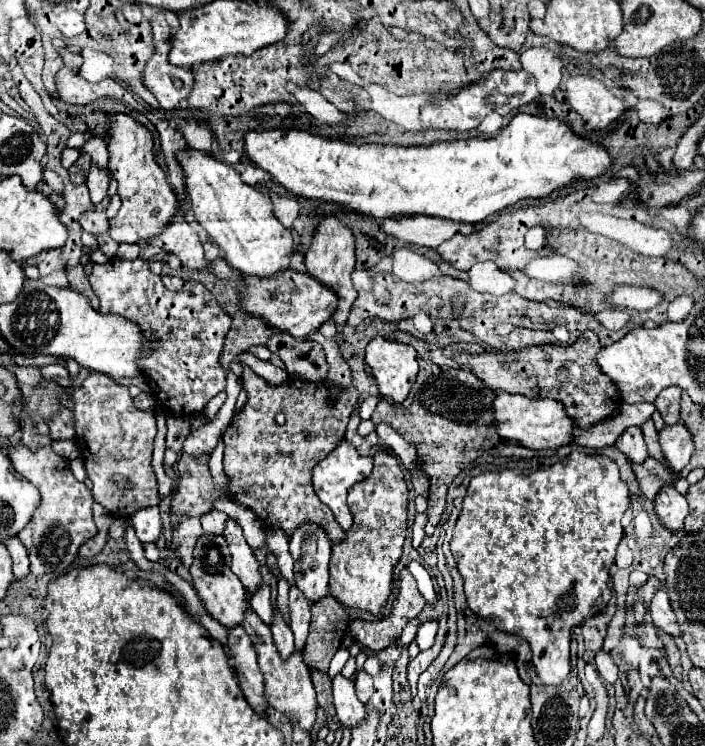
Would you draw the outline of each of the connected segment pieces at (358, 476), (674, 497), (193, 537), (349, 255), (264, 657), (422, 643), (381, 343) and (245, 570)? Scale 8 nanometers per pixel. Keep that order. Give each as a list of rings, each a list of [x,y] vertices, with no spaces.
[[[343,440],[343,442],[341,442],[327,458],[323,458],[323,460],[315,466],[315,470],[313,470],[313,476],[311,476],[313,490],[315,490],[315,494],[319,496],[319,500],[325,502],[325,504],[331,508],[333,516],[337,518],[337,522],[341,524],[343,530],[349,530],[351,524],[353,524],[353,516],[351,516],[349,506],[347,506],[347,492],[349,492],[349,488],[351,488],[353,484],[357,484],[357,482],[361,482],[363,478],[367,478],[367,476],[371,474],[371,470],[373,470],[371,458],[359,456],[357,448],[355,448],[351,442],[347,442],[347,440]]]
[[[665,486],[655,500],[655,512],[659,522],[671,530],[683,530],[683,520],[689,514],[689,504],[685,500],[685,496],[681,496],[673,486]]]
[[[183,518],[173,532],[175,534],[173,534],[171,550],[179,552],[181,558],[183,558],[183,566],[189,568],[191,566],[191,558],[193,558],[195,542],[203,536],[201,522],[199,522],[199,518]]]
[[[327,216],[323,218],[323,222],[319,224],[317,232],[315,232],[315,238],[305,254],[305,266],[307,266],[307,274],[309,276],[315,276],[321,284],[325,284],[327,288],[331,288],[337,298],[339,298],[339,306],[335,310],[335,314],[331,316],[331,320],[335,322],[337,326],[337,332],[343,330],[345,322],[347,322],[347,316],[349,316],[349,310],[357,298],[357,290],[353,288],[353,282],[351,282],[351,272],[355,270],[355,240],[353,240],[353,232],[341,224],[335,216]]]
[[[249,608],[247,614],[245,614],[245,622],[243,622],[243,628],[245,632],[249,634],[255,650],[257,650],[257,660],[259,660],[259,668],[265,676],[265,682],[267,682],[267,688],[265,688],[265,696],[269,698],[271,706],[283,714],[295,714],[295,718],[299,720],[301,728],[303,730],[311,730],[311,726],[315,724],[315,708],[317,708],[317,700],[315,700],[315,690],[313,690],[313,684],[311,684],[311,676],[309,676],[309,670],[303,662],[303,654],[301,652],[295,652],[287,662],[281,662],[279,658],[279,652],[273,644],[273,638],[271,638],[271,628],[265,626],[259,616]]]
[[[435,620],[425,622],[425,624],[419,628],[415,642],[419,644],[421,650],[429,650],[429,648],[433,646],[433,642],[435,642],[435,634],[437,634],[437,622],[435,622]]]
[[[375,336],[367,344],[365,362],[377,380],[379,392],[391,402],[403,402],[417,378],[417,352],[413,346]]]
[[[227,520],[225,540],[227,540],[229,550],[233,554],[233,572],[243,582],[247,594],[253,596],[263,586],[263,578],[261,578],[259,562],[253,554],[253,548],[245,542],[241,526],[235,520]]]

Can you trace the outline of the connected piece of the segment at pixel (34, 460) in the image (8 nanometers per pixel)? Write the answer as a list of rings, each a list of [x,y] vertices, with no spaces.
[[[19,442],[15,446],[9,446],[7,456],[11,458],[13,468],[19,474],[23,474],[29,482],[33,482],[41,494],[39,508],[35,510],[31,522],[17,534],[17,538],[27,548],[31,574],[41,576],[51,572],[55,576],[61,576],[73,564],[79,546],[97,534],[91,510],[93,508],[91,490],[83,482],[75,480],[69,468],[69,460],[57,456],[51,450],[51,446],[31,452],[27,446],[23,446],[23,442]]]

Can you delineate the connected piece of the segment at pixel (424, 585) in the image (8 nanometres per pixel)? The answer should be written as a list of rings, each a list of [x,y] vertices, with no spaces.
[[[411,562],[411,564],[409,564],[409,572],[415,576],[417,586],[419,586],[419,592],[423,594],[423,598],[433,604],[433,602],[437,600],[437,594],[435,594],[435,590],[433,590],[433,582],[431,582],[429,572],[427,572],[419,562]]]

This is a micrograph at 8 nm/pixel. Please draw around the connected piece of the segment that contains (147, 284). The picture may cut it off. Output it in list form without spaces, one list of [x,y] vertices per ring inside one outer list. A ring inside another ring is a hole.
[[[111,258],[105,264],[95,264],[91,270],[89,282],[93,286],[93,292],[99,296],[101,314],[123,316],[123,318],[139,324],[143,338],[159,344],[149,356],[139,360],[139,368],[143,370],[145,378],[149,380],[149,388],[155,394],[155,398],[169,412],[179,412],[183,416],[199,414],[215,394],[225,390],[227,370],[221,366],[219,354],[223,350],[225,334],[231,328],[231,318],[223,312],[223,308],[217,304],[215,296],[203,284],[189,280],[189,282],[185,282],[185,286],[179,292],[169,292],[163,286],[161,276],[153,274],[149,270],[149,262],[143,258],[137,258],[137,260]]]

